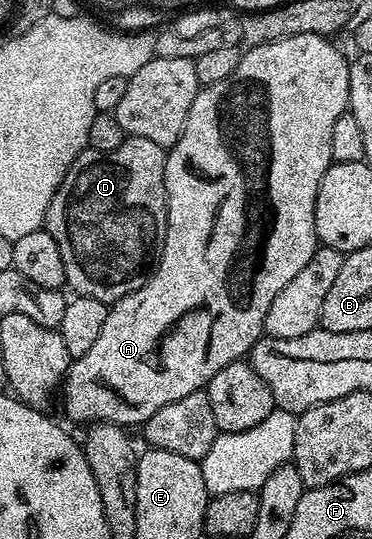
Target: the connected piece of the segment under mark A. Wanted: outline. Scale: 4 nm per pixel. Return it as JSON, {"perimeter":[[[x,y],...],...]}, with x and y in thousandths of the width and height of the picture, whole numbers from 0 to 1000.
{"perimeter":[[[841,61],[790,65],[780,72],[758,72],[737,80],[675,85],[648,104],[640,124],[629,124],[629,139],[618,147],[597,147],[597,154],[551,158],[511,199],[511,213],[500,213],[500,236],[478,258],[449,278],[441,293],[441,338],[452,364],[452,419],[441,464],[430,468],[430,482],[398,523],[371,540],[339,547],[328,555],[298,560],[285,599],[274,599],[274,614],[242,651],[202,664],[185,675],[183,694],[167,709],[172,729],[172,759],[194,781],[237,781],[266,785],[293,781],[298,788],[325,792],[384,790],[387,783],[414,770],[414,763],[435,763],[446,748],[468,748],[468,740],[489,740],[513,729],[535,729],[597,688],[597,681],[618,681],[618,673],[656,670],[675,657],[680,644],[702,625],[712,623],[710,594],[715,577],[726,577],[726,562],[737,562],[747,540],[833,488],[844,466],[855,460],[849,423],[844,421],[844,377],[855,369],[855,347],[866,347],[866,325],[898,302],[887,288],[887,250],[898,243],[898,228],[935,202],[941,176],[941,113],[925,108],[892,85],[879,69],[858,69]]]}

